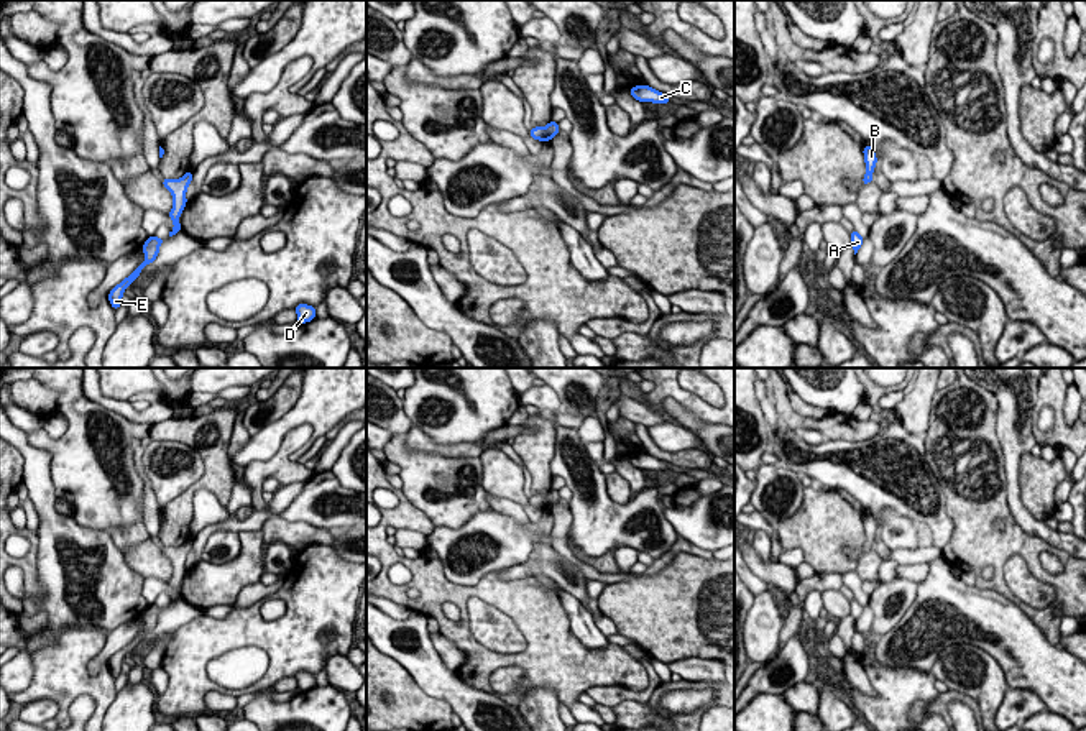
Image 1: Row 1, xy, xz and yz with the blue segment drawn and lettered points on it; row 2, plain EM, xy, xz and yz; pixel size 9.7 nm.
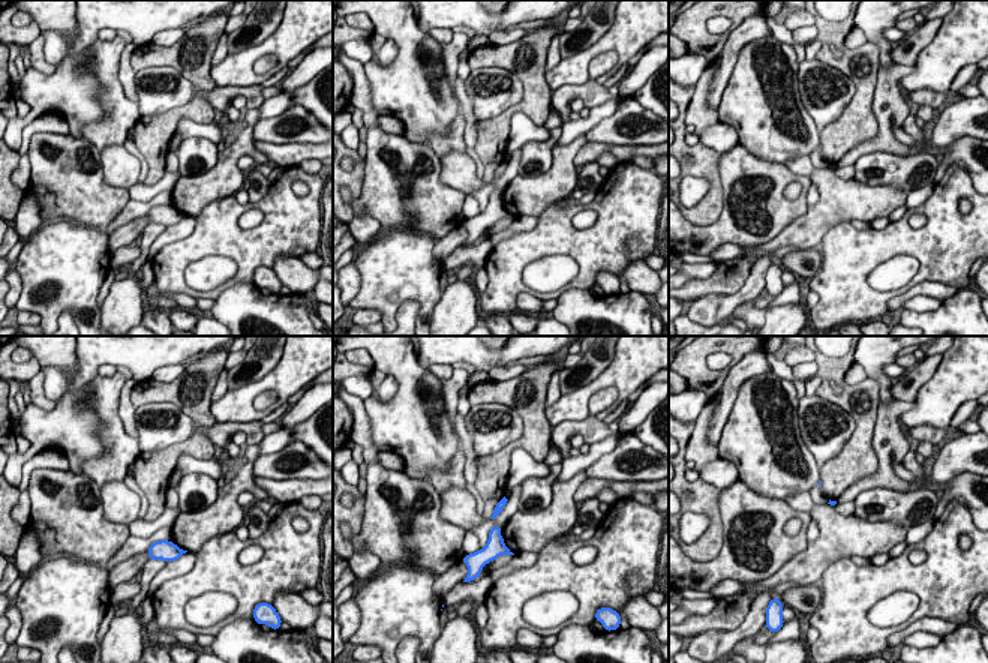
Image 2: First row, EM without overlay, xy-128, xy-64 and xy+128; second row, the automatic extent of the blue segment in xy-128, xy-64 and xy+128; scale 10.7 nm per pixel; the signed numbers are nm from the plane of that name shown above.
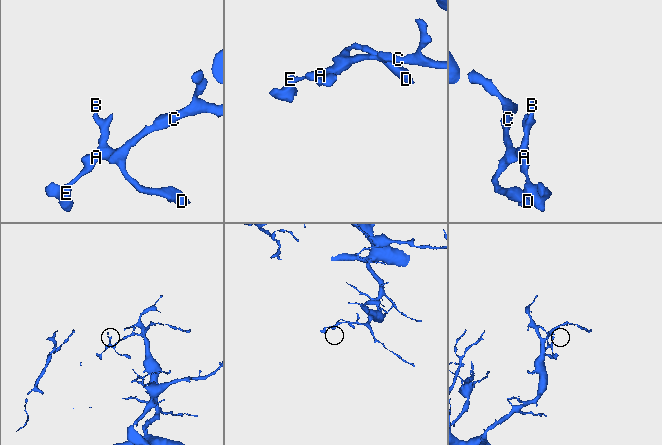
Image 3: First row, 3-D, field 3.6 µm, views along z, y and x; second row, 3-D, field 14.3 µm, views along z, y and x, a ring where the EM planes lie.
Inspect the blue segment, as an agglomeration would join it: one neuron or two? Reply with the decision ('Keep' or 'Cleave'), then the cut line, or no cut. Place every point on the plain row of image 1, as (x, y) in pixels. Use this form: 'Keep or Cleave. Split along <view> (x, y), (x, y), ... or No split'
Keep. No split

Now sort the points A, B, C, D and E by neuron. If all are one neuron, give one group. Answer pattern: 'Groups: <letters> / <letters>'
Groups: A B C D E

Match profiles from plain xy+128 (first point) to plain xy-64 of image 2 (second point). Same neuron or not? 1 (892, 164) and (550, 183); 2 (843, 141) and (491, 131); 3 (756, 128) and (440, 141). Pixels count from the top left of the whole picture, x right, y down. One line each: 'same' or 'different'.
1: different
2: same
3: different

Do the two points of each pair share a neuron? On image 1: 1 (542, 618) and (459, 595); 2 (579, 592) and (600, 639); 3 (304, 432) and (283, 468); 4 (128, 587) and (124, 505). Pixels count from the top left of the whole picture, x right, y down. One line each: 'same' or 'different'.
1: same
2: different
3: same
4: different

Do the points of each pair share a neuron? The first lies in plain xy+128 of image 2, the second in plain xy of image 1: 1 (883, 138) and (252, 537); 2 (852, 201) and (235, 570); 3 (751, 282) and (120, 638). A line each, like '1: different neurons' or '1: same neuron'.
1: different neurons
2: same neuron
3: same neuron

